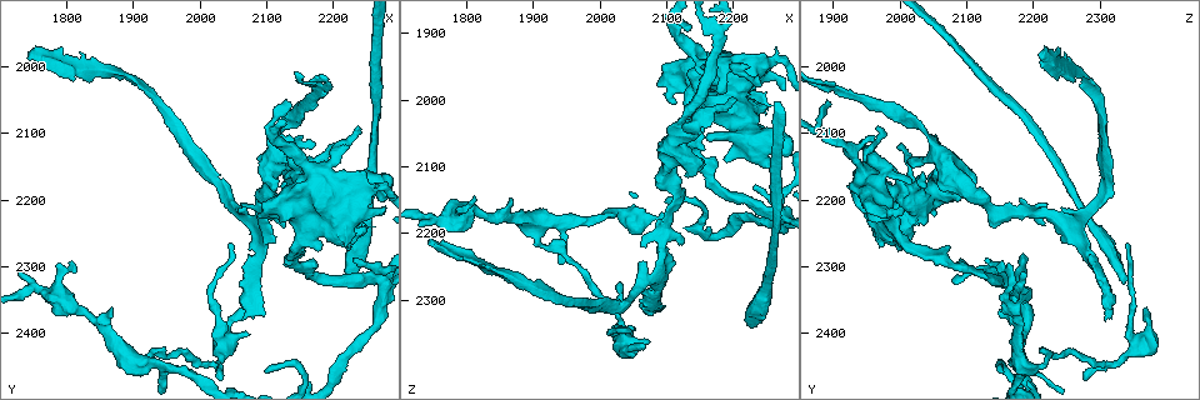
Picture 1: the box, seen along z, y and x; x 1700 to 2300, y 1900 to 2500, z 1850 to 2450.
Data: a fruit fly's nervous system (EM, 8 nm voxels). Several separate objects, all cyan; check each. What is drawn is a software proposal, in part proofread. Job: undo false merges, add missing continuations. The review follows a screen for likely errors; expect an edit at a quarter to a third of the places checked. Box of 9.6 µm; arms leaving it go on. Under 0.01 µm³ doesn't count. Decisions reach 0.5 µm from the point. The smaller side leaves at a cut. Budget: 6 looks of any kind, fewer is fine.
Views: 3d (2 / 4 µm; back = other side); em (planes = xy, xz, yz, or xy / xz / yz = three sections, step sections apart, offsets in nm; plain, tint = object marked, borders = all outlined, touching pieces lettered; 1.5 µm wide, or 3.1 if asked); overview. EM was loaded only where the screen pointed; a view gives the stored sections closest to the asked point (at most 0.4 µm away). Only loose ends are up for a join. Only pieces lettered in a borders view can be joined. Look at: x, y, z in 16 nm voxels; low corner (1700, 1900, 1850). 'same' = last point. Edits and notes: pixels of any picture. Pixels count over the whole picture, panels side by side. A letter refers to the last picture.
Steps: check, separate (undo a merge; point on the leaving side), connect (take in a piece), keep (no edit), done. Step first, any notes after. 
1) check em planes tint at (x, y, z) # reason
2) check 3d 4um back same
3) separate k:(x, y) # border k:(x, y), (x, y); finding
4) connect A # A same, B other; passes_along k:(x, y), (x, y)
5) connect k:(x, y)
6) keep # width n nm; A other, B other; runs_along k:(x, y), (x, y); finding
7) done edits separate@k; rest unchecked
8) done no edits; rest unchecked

check em xz step 8 tint at (2095, 2370, 2310) # an open end

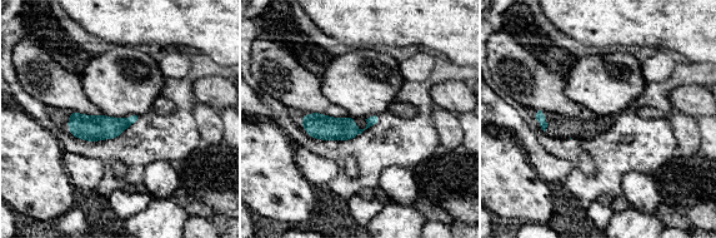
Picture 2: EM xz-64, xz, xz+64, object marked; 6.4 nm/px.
check em xy step 8 borders same # another direction

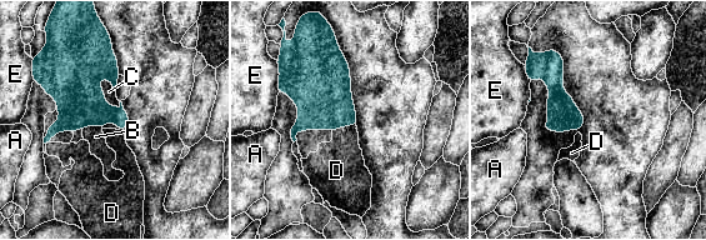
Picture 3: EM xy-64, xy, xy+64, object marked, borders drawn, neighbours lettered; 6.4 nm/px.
connect D # A other, B other, C other, D same, E other; the cell continues

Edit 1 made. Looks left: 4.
check overview

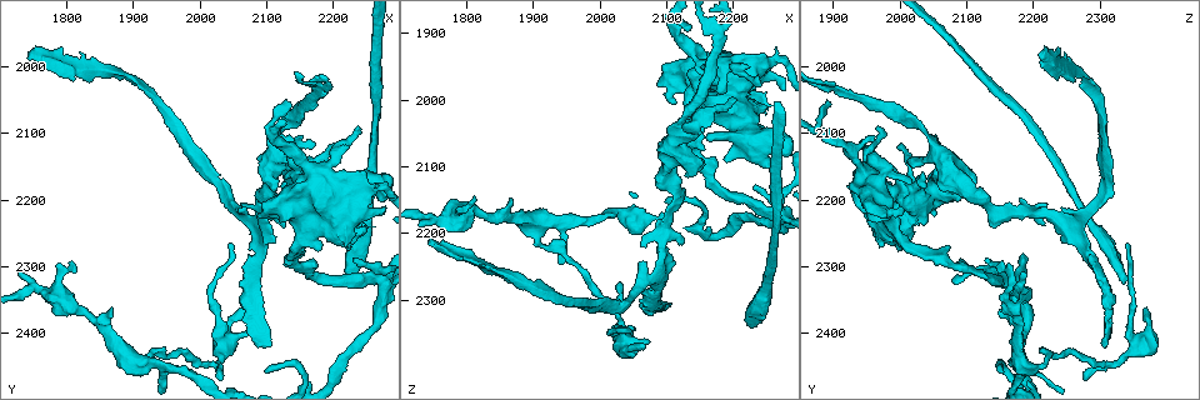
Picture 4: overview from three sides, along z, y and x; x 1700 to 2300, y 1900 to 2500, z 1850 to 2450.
check 3d 2um back at (2105, 2195, 2105) # sudden change in width

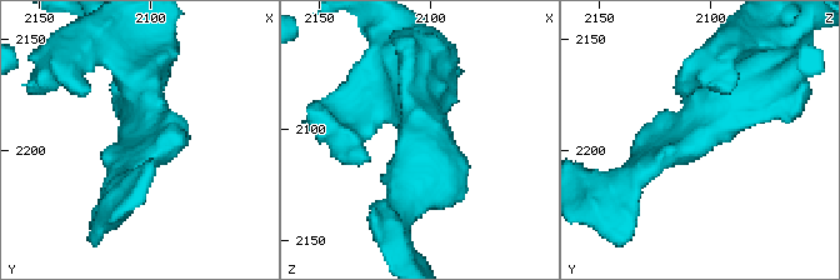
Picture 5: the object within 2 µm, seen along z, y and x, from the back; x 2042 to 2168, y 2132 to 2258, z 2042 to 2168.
check em planes tint at (2102, 2192, 2108)

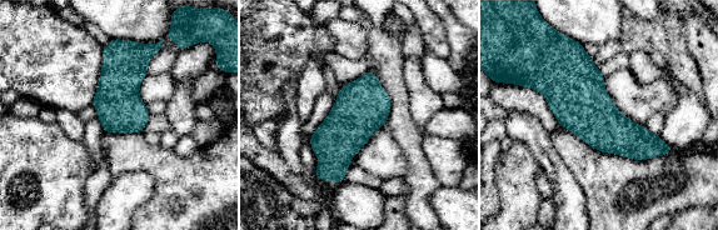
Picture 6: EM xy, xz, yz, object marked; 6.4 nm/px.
check em planes borders same # what lies round it

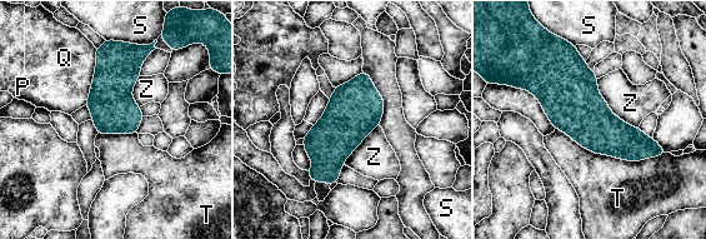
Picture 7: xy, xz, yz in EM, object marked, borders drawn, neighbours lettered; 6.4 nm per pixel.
keep # width 340 nm; P other, Q other, S other, T other, Z other; border 7:(596, 79), (606, 105), (637, 128); all the same cell

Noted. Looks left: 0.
done edits connect@3; rest unchecked

